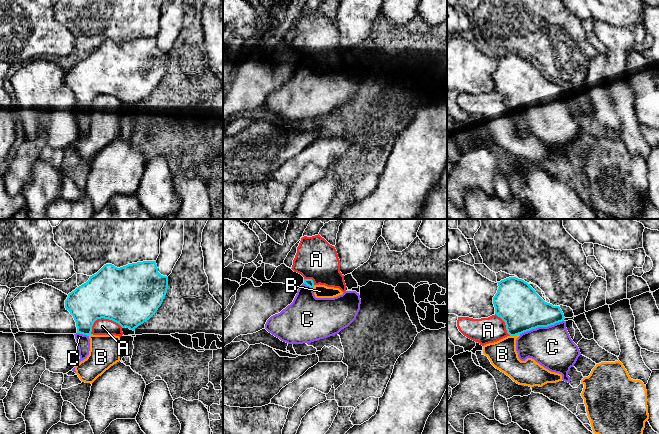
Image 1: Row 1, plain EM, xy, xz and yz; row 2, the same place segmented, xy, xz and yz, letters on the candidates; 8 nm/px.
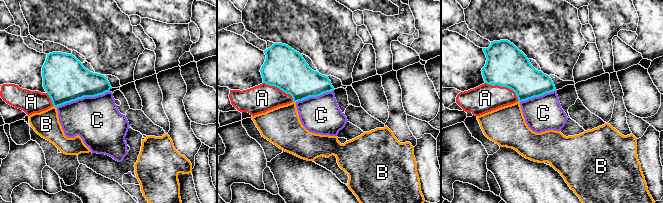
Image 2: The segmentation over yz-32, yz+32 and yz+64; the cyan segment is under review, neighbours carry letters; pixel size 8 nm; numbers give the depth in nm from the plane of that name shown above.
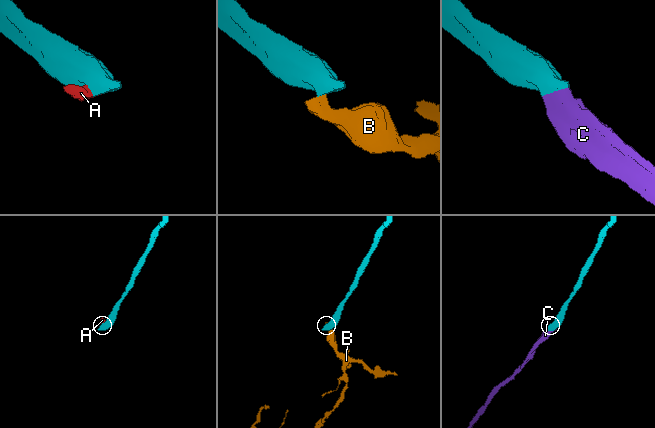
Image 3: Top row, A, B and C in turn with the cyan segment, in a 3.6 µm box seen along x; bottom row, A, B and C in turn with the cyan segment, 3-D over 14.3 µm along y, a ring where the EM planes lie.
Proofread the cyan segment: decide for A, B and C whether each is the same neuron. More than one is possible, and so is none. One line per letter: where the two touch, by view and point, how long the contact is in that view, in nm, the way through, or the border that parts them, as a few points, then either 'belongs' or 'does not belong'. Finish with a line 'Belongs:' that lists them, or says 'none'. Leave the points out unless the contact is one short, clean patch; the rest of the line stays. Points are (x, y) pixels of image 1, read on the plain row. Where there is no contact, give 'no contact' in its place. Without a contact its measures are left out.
A: meets cyan in xy at (102, 93); contact 260 nm long; border along xy (122, 103), (111, 96), (98, 94), (94, 98), (90, 109); does not belong
B: meets cyan in yz at (514, 111); contact 80 nm long; border along yz (519, 109), (510, 112); does not belong
C: meets cyan in yz at (541, 102); contact 360 nm long; belongs
Belongs: C

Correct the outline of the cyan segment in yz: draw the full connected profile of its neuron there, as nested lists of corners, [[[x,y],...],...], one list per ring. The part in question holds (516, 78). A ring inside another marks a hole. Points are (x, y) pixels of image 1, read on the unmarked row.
[[[509,53],[497,59],[499,63],[493,73],[495,90],[505,98],[510,112],[519,112],[519,135],[532,134],[570,159],[568,148],[581,129],[567,107],[560,83],[545,78],[522,55]]]

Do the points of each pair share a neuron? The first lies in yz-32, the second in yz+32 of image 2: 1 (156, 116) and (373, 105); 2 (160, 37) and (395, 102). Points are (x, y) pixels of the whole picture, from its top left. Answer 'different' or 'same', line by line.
1: same
2: same

